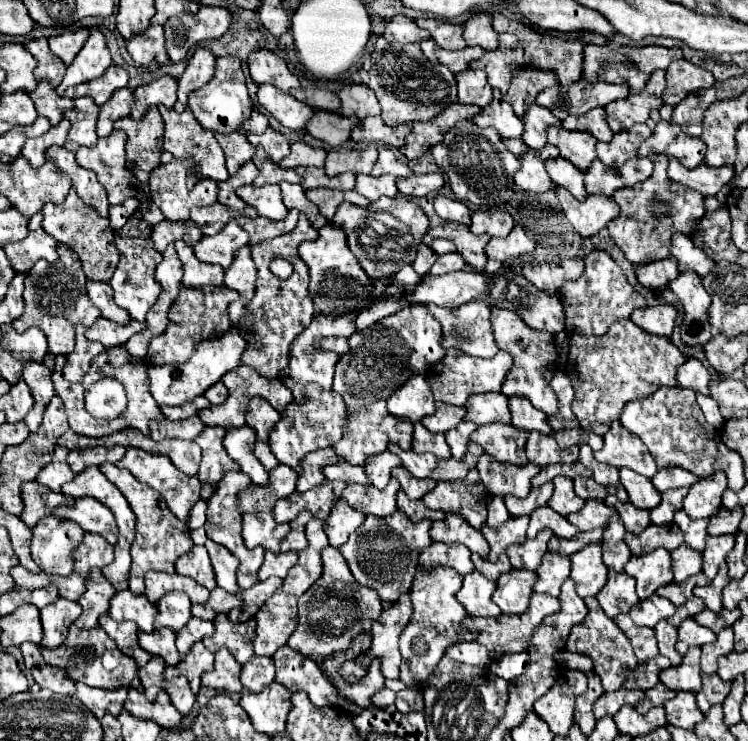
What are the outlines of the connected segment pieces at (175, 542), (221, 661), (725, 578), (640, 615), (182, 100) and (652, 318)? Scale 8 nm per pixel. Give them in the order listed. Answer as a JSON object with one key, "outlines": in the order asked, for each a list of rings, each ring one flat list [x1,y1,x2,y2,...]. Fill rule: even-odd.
{"outlines":[[[105,463,101,465,101,471,105,473,105,477,125,495,125,499,129,501,135,517,137,517,137,535,135,541,131,545,131,575,129,575,129,589,133,593,143,593,145,591,145,573,147,571,163,571,163,573,175,573,175,561,189,553,193,549,193,539,189,535,189,529,169,511,169,507,165,507,163,499,157,495,157,491,153,491,151,487,145,487,143,483,139,483,133,475,129,475,129,471,119,469,113,463]],[[221,649,215,653,215,669,211,673,205,673,201,677,201,683,205,687,213,687,217,691,225,693,241,693,241,681,239,681,241,665,229,655,229,651]],[[723,563,721,567,719,567,719,573,717,573,717,577,709,583,709,585,705,585,705,587,697,587,697,591,693,591,699,599,703,599,705,601,705,605,707,605,707,609,711,609,711,611,721,611,723,607,721,607,721,591,723,591,723,587,729,583,731,579,729,579,729,575,727,575,727,565]],[[651,595,649,599,639,601,629,611,629,617,633,619,633,623,643,625,643,627,655,627,661,619,669,619,673,615,675,615,673,603,669,603,669,599,659,597,659,595]],[[197,49,189,59,185,73,179,79,179,99,175,103,175,111,181,113,187,107,187,95,203,85,207,85,215,75,215,55,207,49]],[[673,305,645,307,645,309,635,309,631,313,631,321,637,327,661,337,671,337,675,327,675,317,677,317,677,309]]]}

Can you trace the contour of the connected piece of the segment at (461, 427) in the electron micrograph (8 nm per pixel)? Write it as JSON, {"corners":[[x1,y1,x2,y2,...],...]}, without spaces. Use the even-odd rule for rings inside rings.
{"corners":[[461,421,453,431,445,433,445,439,451,447,451,455,453,459,463,459,467,453,467,445,469,445,469,435,477,429,475,423,469,421]]}

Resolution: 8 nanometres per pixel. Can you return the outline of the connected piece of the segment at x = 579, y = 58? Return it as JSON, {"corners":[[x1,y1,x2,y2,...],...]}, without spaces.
{"corners":[[501,13,493,15,493,29,497,33,515,33,517,39,521,41,523,49,525,49,525,65,527,67,535,67,541,71,549,71,555,73,559,85,567,87,573,81,577,81,581,77,581,63,583,63,583,47,585,43,579,39,563,39,555,33,547,33,547,31,535,31,533,27,527,27,519,21,507,21,507,17,503,17]]}

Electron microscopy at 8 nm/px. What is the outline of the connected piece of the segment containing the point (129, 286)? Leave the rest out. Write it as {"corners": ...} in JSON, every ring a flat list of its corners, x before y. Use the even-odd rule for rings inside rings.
{"corners":[[129,217,125,227,121,231,115,231,115,245,119,249,119,265,109,281,109,285,115,291,115,303,123,307,131,319,135,321,145,321,149,309,155,305,161,285,155,281,155,269,161,263,161,253,153,249,153,239,151,239,151,227,139,217]]}

